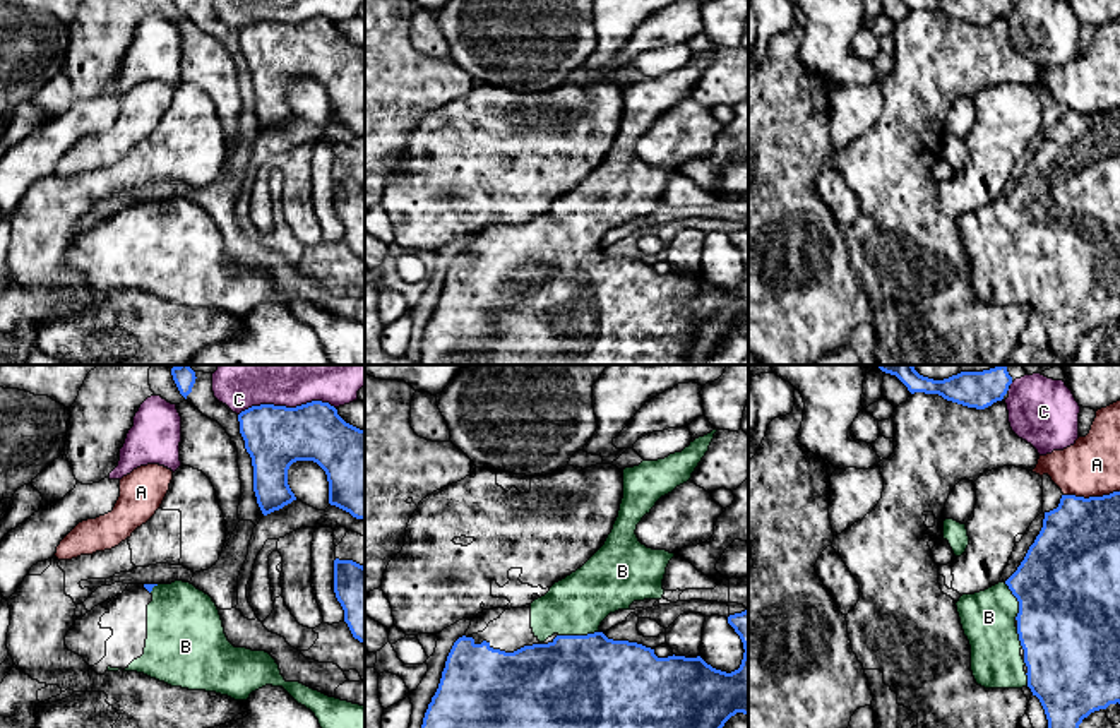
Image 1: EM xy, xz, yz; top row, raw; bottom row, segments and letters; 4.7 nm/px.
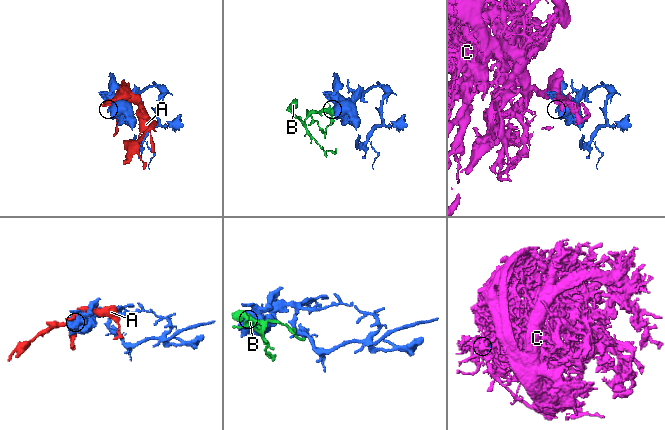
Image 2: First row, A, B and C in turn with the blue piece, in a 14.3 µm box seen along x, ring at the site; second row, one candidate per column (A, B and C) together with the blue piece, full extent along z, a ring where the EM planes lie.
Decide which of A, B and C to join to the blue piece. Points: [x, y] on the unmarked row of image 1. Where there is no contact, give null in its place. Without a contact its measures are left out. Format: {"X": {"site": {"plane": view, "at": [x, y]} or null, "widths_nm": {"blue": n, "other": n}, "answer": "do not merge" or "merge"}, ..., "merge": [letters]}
{"A": {"site": {"plane": "yz", "at": [1091, 113]}, "widths_nm": {"blue": 400, "other": 280}, "answer": "do not merge"}, "B": {"site": {"plane": "xz", "at": [577, 252]}, "widths_nm": {"blue": 500, "other": 280}, "answer": "merge"}, "C": {"site": {"plane": "xy", "at": [285, 23]}, "widths_nm": {"blue": 280, "other": 130}, "answer": "do not merge"}, "merge": ["B"]}

